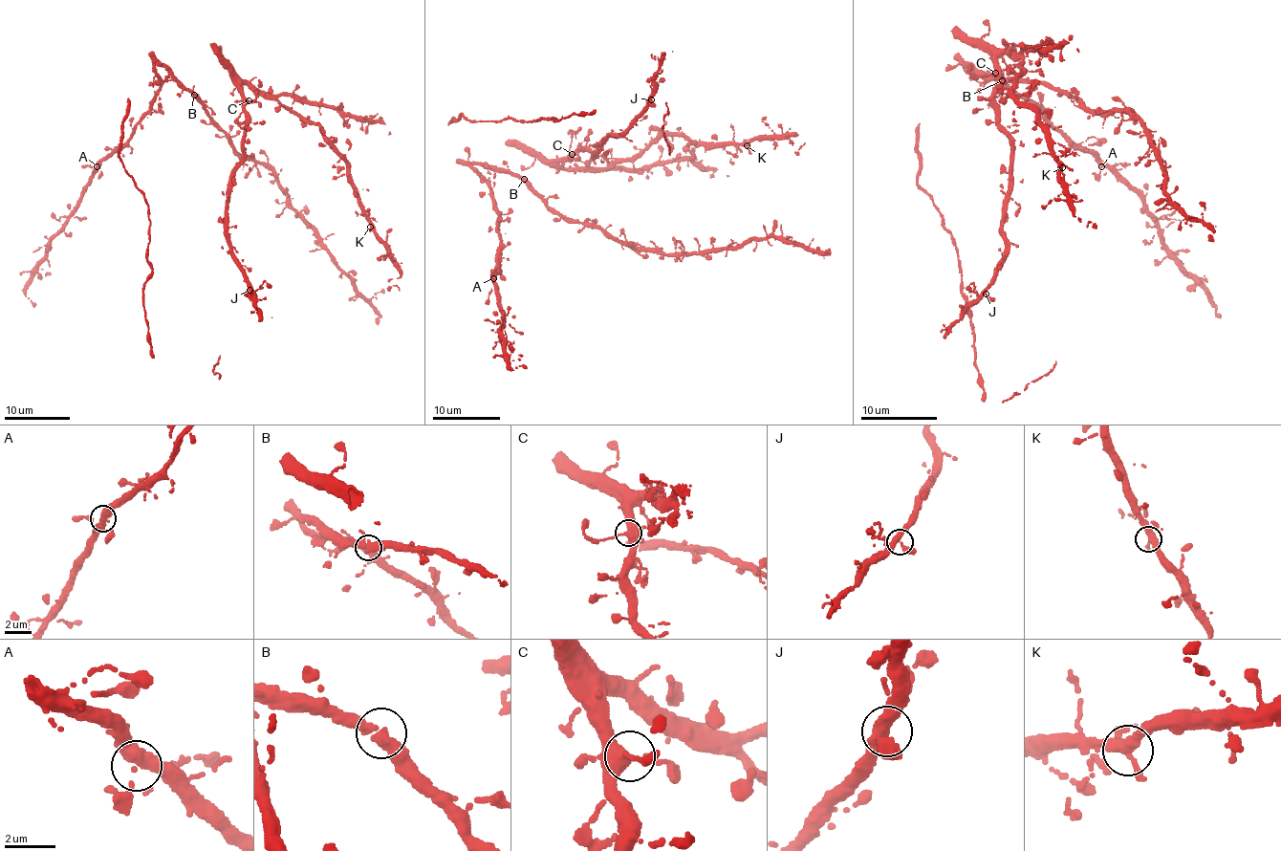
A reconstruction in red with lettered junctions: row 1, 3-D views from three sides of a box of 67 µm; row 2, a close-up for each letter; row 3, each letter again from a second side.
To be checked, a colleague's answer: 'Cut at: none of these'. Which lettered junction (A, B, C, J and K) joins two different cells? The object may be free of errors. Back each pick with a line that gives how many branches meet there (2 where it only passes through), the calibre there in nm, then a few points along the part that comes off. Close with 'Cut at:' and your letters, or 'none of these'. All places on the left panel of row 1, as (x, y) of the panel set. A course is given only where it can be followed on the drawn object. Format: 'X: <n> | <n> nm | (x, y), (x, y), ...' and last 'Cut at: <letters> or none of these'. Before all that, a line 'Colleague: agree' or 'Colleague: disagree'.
Colleague: agree
Cut at: none of these

